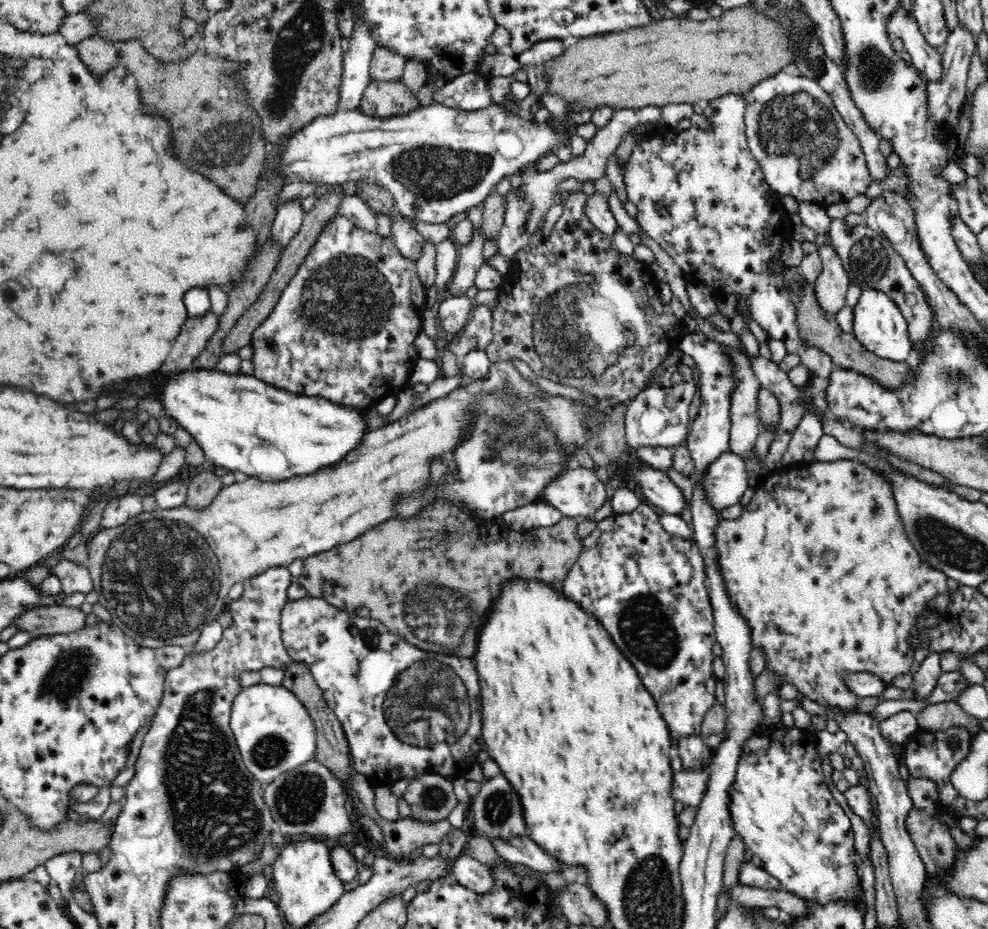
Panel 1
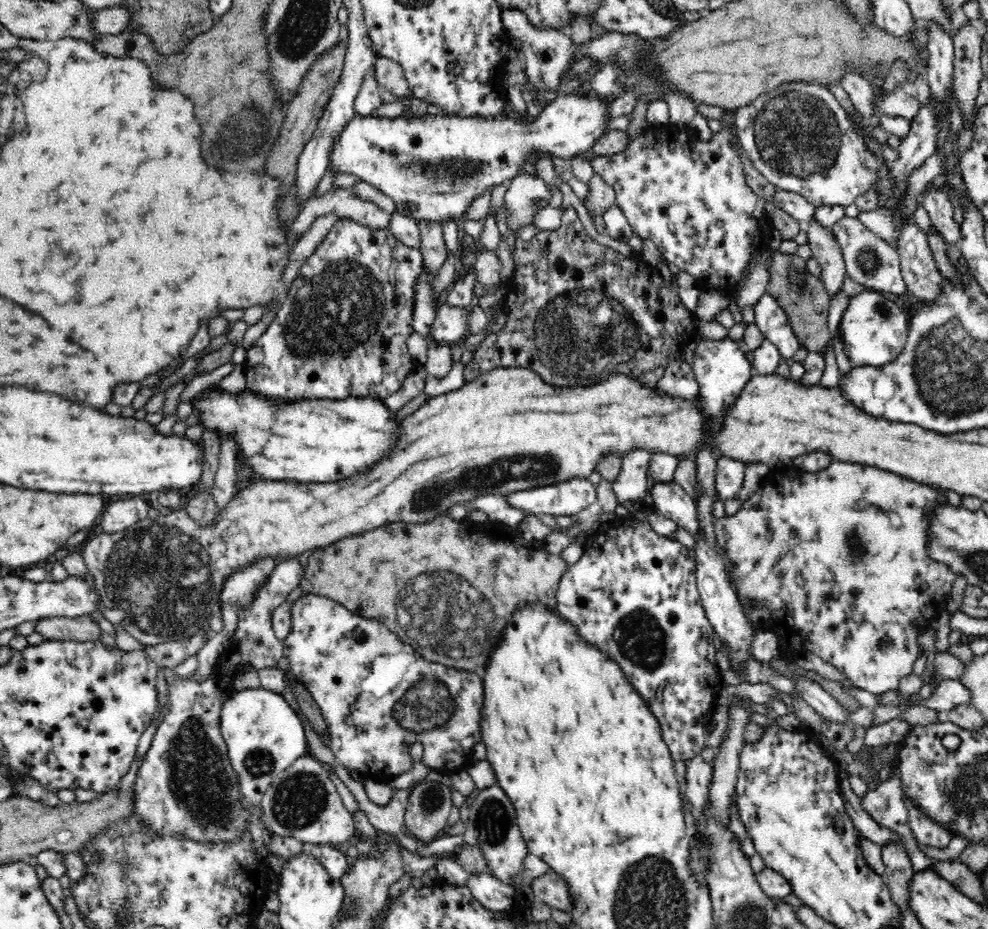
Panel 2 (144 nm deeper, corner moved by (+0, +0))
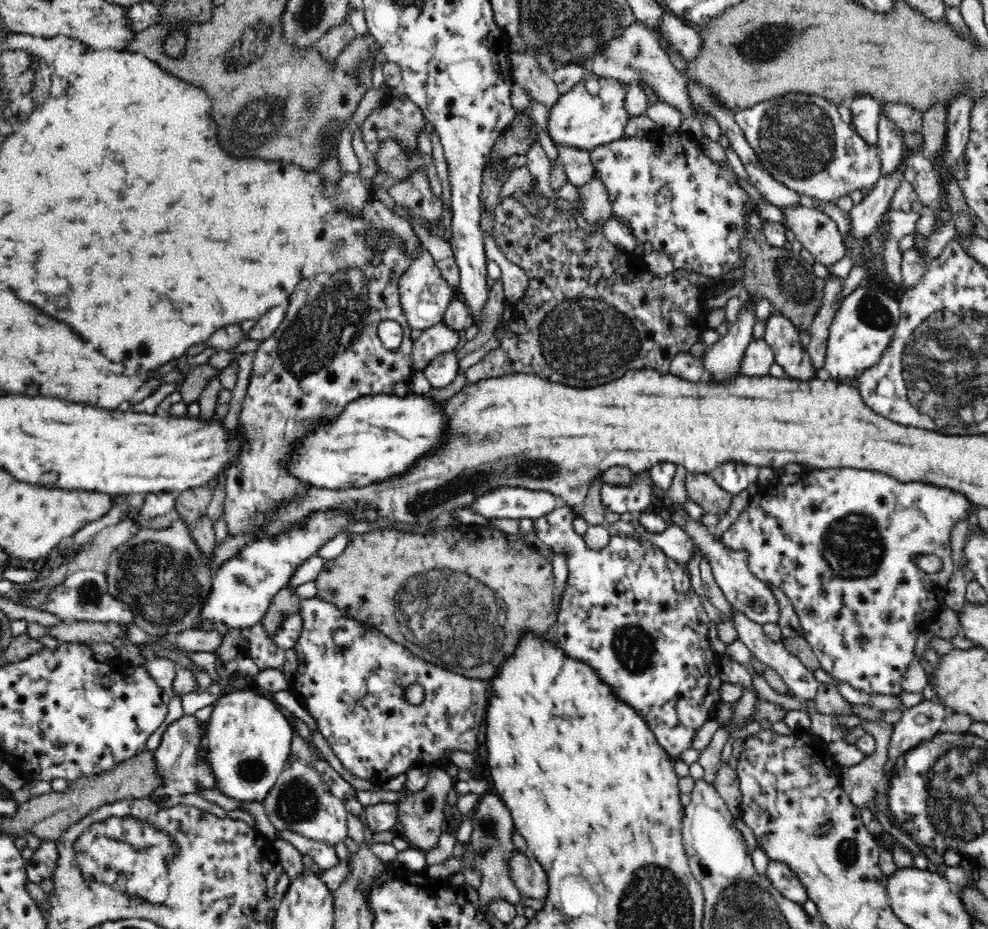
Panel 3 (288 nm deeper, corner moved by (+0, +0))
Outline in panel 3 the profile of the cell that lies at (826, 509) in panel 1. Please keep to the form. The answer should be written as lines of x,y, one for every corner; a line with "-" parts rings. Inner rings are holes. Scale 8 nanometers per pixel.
812,468
812,470
804,472
802,480
798,480
796,484
784,486
784,484
780,484
780,480
778,480
778,476
776,476
768,486
762,486
762,488
752,496
752,502
746,506
746,510
740,514
740,518
722,534
722,544
724,544
728,550
744,552
744,554
748,556
748,566
750,566
752,576
756,576
762,584
766,584
766,588
768,588
768,584
770,584
770,590
772,590
772,586
776,586
776,588
780,588
780,590
784,592
784,596
788,596
788,600
792,602
792,606
794,606
794,610
796,610
796,614
798,614
798,618
800,618
800,624
802,624
802,630
804,630
804,638
806,638
808,644
812,646
812,652
814,652
814,656
818,658
818,662
822,664
822,668
824,668
828,674
832,674
834,680
838,680
838,682
848,682
854,690
862,690
862,692
870,692
870,694
898,694
898,696
900,696
900,694
904,692
904,690
902,690
904,674
908,672
908,668
910,668
912,662
916,660
916,642
918,642
918,636
922,636
924,632
930,630
930,620
932,620
934,616
938,616
936,612
938,612
938,610
942,608
942,604
944,604
944,596
946,596
946,590
948,590
948,582
950,582
952,572
954,572
954,560
952,560
952,530
954,530
954,526
956,526
958,522
968,520
970,504
972,504
972,502
968,502
962,494
958,494
958,492
954,492
954,490
940,488
940,486
930,486
930,484
924,484
924,482
900,482
900,480
896,480
894,476
884,474
884,472
878,472
878,470
860,470
860,468
828,468
828,470
822,468
822,470
816,470
816,468
-
920,556
938,556
940,562
942,562
942,568
940,568
938,572
934,572
934,574
924,572
924,570
916,564
916,558
920,558

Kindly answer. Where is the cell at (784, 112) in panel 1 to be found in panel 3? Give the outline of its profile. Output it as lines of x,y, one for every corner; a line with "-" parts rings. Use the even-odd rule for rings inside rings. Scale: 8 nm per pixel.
784,94
748,110
736,110
734,122
740,126
748,146
780,184
796,190
810,202
836,202
854,190
874,188
882,178
878,146
864,140
852,124
846,124
834,102
820,96

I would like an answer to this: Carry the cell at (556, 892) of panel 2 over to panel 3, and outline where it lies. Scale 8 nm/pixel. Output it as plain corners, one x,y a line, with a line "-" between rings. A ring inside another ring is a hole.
514,854
510,860
512,880
516,882
522,896
528,898
548,898
550,894
550,880
544,866
532,854

